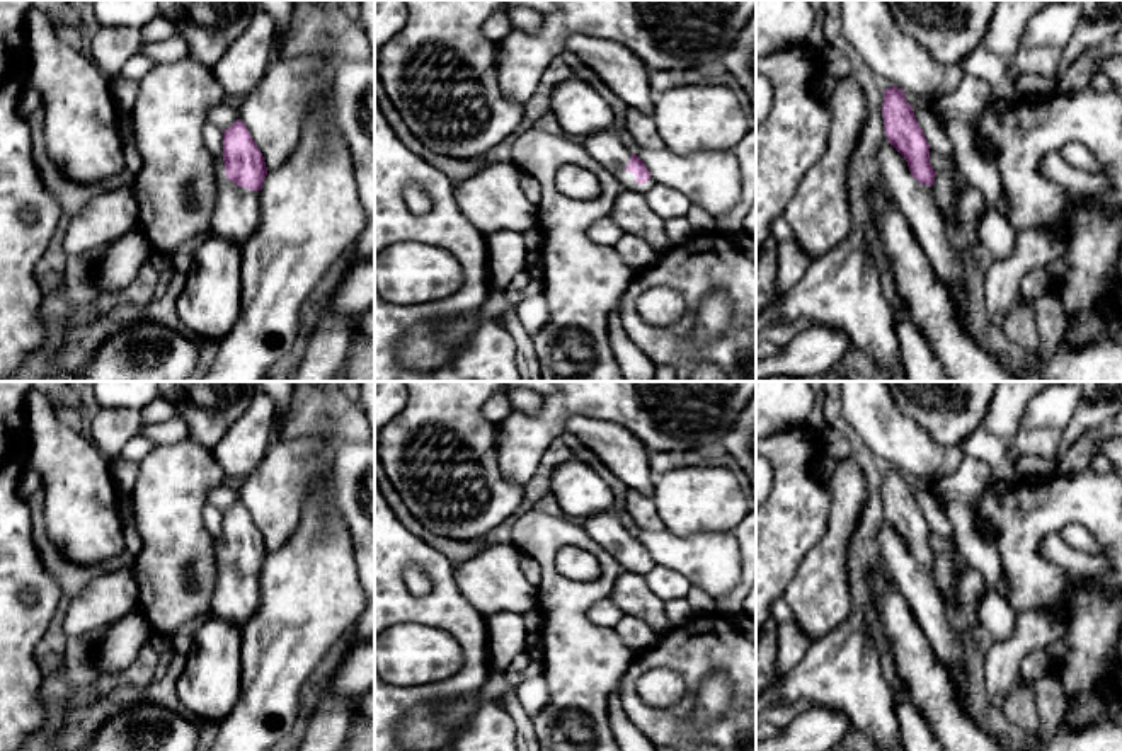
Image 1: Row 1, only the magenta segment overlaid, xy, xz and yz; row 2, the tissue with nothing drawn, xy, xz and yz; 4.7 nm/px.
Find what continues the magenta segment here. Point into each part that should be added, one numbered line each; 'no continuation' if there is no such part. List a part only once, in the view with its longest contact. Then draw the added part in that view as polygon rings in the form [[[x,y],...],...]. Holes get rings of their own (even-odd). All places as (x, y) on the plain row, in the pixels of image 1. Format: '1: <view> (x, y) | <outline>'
1: yz (913, 581) | [[[889,521],[880,528],[877,538],[884,555],[885,574],[907,601],[913,618],[931,645],[933,657],[950,674],[959,707],[972,717],[960,691],[965,637],[950,627],[948,616],[952,610],[933,582],[931,569],[919,565],[911,557],[907,543]]]

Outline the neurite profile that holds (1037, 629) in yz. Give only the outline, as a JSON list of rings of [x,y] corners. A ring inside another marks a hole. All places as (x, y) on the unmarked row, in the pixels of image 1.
[[[1074,577],[1069,589],[1049,610],[1016,613],[1016,627],[1010,639],[996,640],[984,659],[984,690],[989,705],[1003,708],[1010,691],[1020,681],[1020,666],[1032,651],[1044,651],[1059,642],[1064,615],[1071,598],[1088,586],[1086,577]]]

